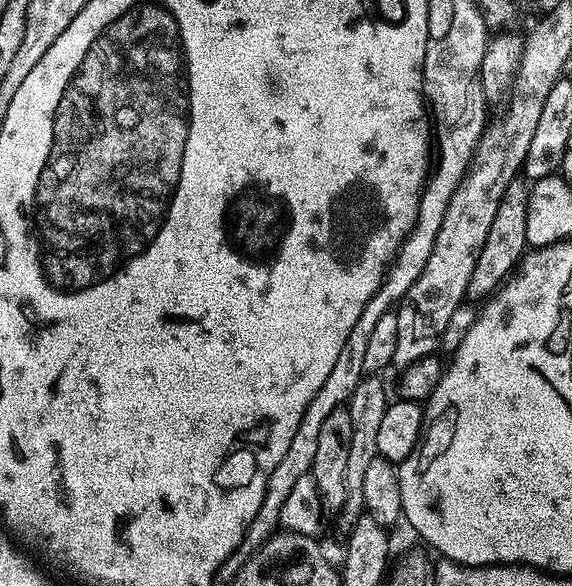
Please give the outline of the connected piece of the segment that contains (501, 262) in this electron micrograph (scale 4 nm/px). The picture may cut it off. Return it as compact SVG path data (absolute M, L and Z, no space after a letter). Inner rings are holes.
M520 178L512 180L510 186L506 186L506 194L502 194L502 202L498 202L498 210L494 213L494 223L490 225L490 234L486 234L482 254L478 254L474 274L470 274L470 286L466 286L466 297L469 301L487 301L488 297L517 271L520 261L523 260L524 253L529 247L527 240L529 189L529 185Z

